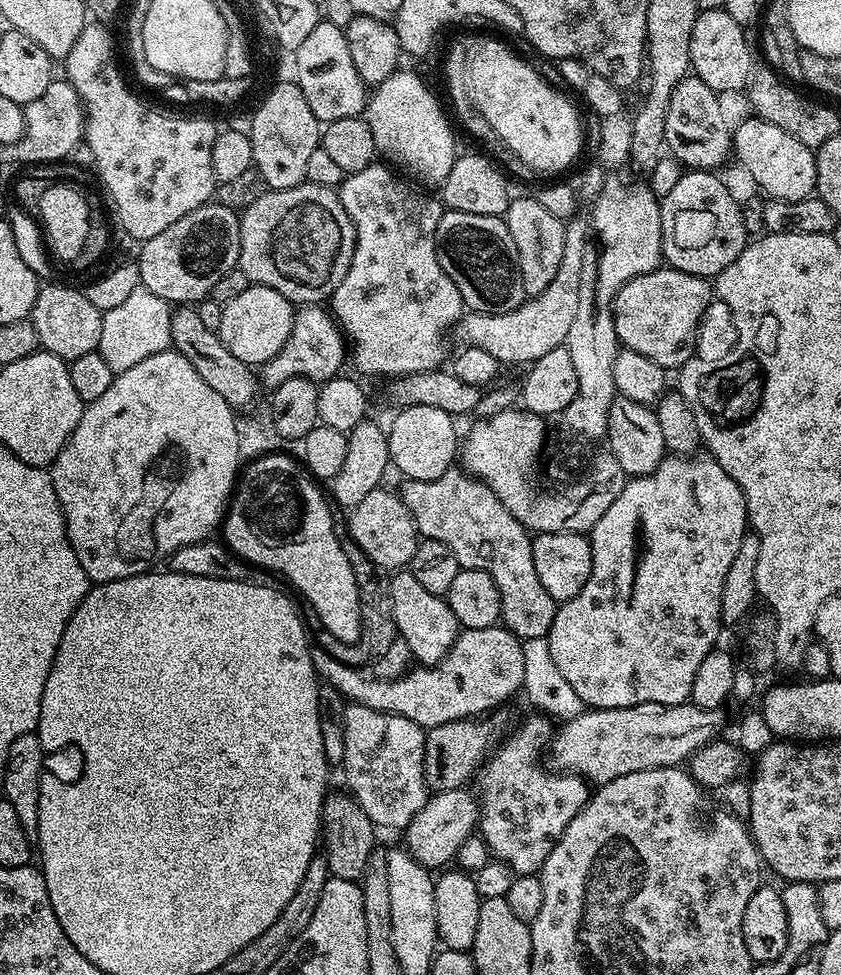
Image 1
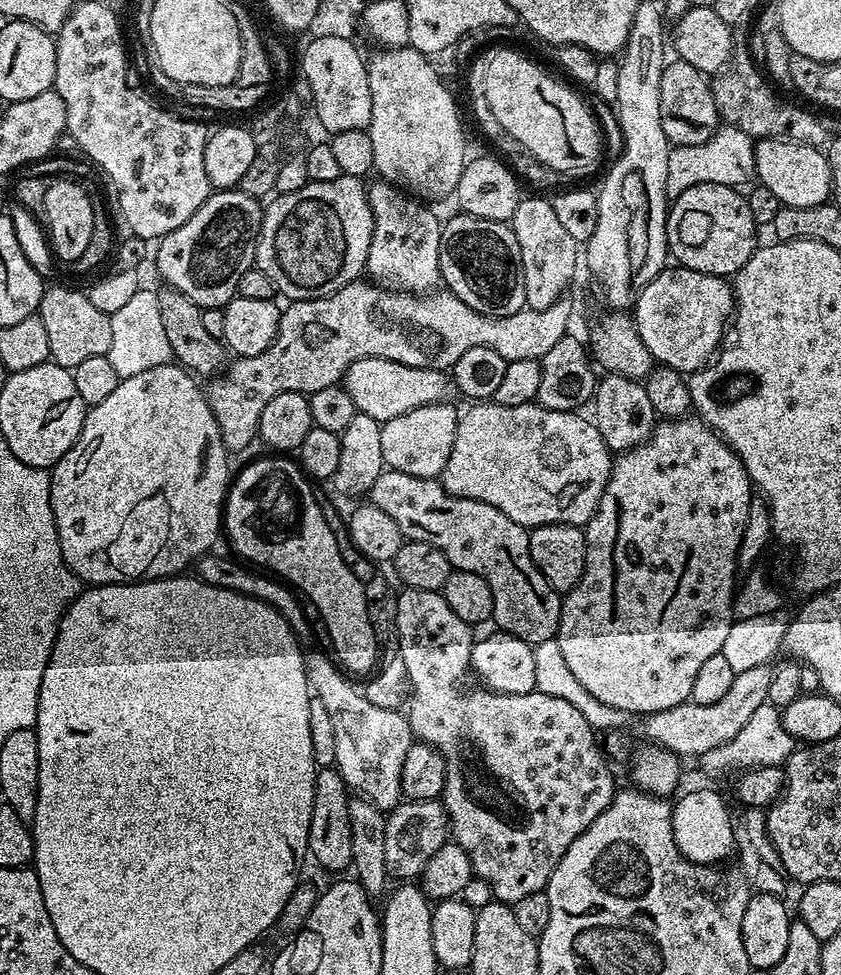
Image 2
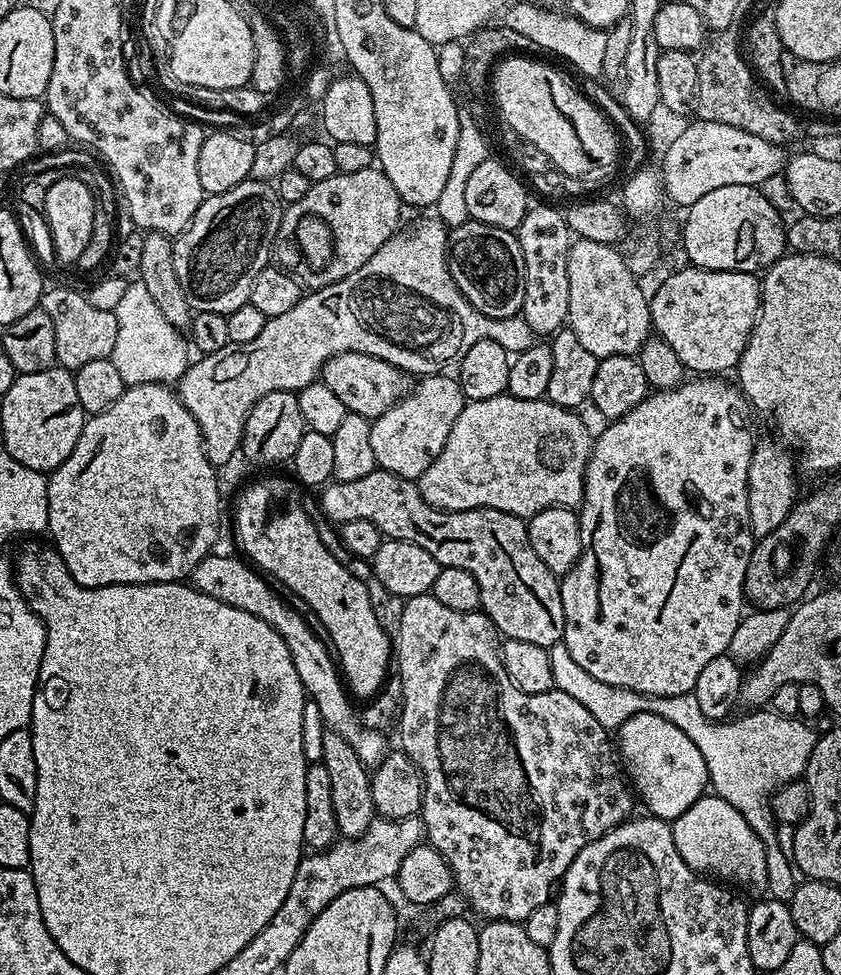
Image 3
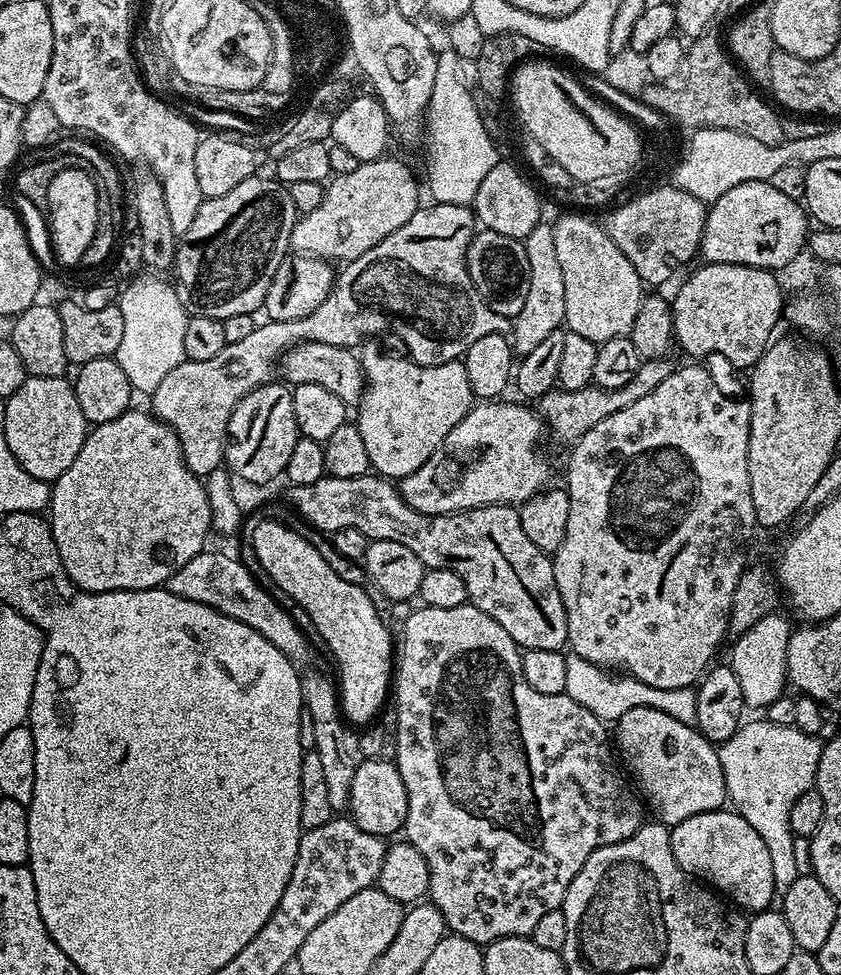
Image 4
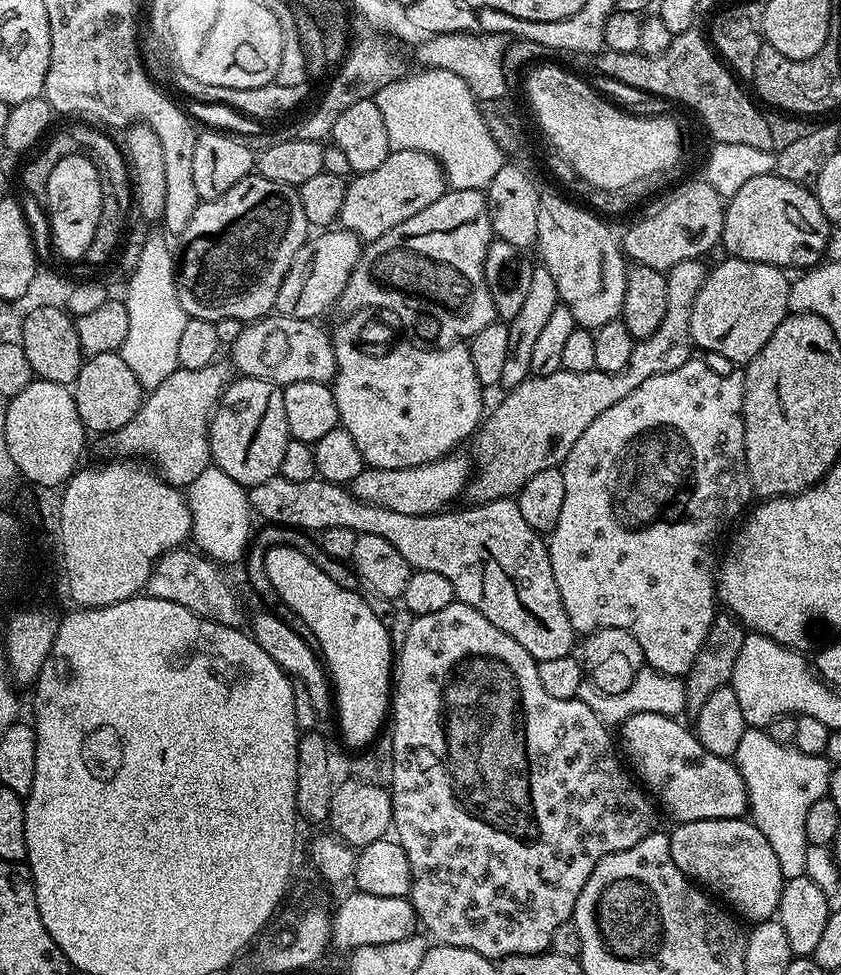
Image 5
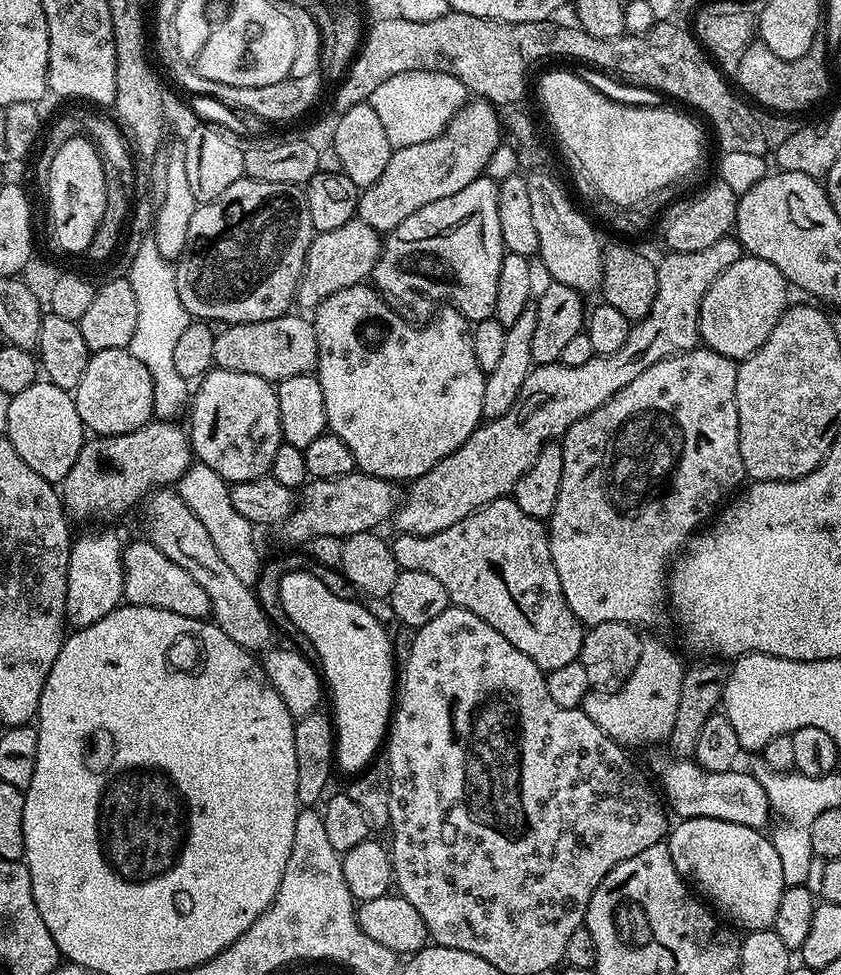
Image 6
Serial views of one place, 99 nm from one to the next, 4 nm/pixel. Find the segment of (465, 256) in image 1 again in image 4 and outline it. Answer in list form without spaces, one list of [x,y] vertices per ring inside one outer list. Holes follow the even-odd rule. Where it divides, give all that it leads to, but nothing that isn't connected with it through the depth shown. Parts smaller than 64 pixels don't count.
[[[485,228],[477,231],[466,250],[466,266],[474,290],[494,310],[494,314],[514,318],[526,302],[526,289],[530,287],[530,262],[526,259],[523,240],[506,238],[506,234],[494,234]]]

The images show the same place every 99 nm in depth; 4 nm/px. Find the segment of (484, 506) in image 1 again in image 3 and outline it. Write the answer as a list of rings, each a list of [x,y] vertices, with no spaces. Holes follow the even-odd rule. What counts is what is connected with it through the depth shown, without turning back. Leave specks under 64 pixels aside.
[[[383,470],[366,474],[366,478],[358,478],[354,482],[329,482],[319,489],[318,496],[320,496],[320,508],[324,511],[325,518],[333,520],[333,525],[339,526],[346,522],[354,522],[354,518],[366,518],[366,522],[374,522],[374,526],[378,526],[381,537],[390,540],[401,540],[402,542],[414,542],[418,546],[422,546],[422,550],[427,550],[440,563],[441,568],[457,568],[458,570],[466,570],[469,574],[474,574],[474,582],[478,582],[480,587],[480,608],[484,615],[492,619],[492,624],[501,637],[517,640],[518,642],[534,642],[534,646],[542,646],[547,649],[553,648],[553,646],[563,641],[564,611],[562,610],[560,580],[550,570],[546,570],[546,562],[542,562],[542,558],[538,558],[538,554],[534,554],[534,546],[530,546],[530,538],[528,537],[528,525],[521,517],[499,512],[493,508],[475,508],[474,510],[462,510],[461,512],[438,510],[422,498],[417,481],[407,480],[398,474],[390,474]]]

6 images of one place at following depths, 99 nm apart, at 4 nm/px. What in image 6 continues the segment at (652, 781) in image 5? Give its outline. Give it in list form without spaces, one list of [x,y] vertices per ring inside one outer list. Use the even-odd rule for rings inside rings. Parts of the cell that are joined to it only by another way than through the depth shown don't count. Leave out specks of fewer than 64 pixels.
[[[677,757],[668,759],[660,772],[664,788],[664,798],[681,819],[690,817],[714,818],[716,821],[732,822],[734,825],[750,826],[763,829],[771,821],[772,811],[769,798],[762,784],[753,773],[742,772],[740,768],[730,771],[707,771],[690,758]]]

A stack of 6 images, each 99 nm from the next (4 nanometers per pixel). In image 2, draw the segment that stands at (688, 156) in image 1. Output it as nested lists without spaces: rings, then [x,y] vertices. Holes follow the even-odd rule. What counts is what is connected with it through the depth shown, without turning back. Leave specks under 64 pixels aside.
[[[679,58],[671,59],[664,65],[659,108],[662,110],[663,132],[674,146],[700,145],[708,141],[720,126],[711,81],[705,73]]]

